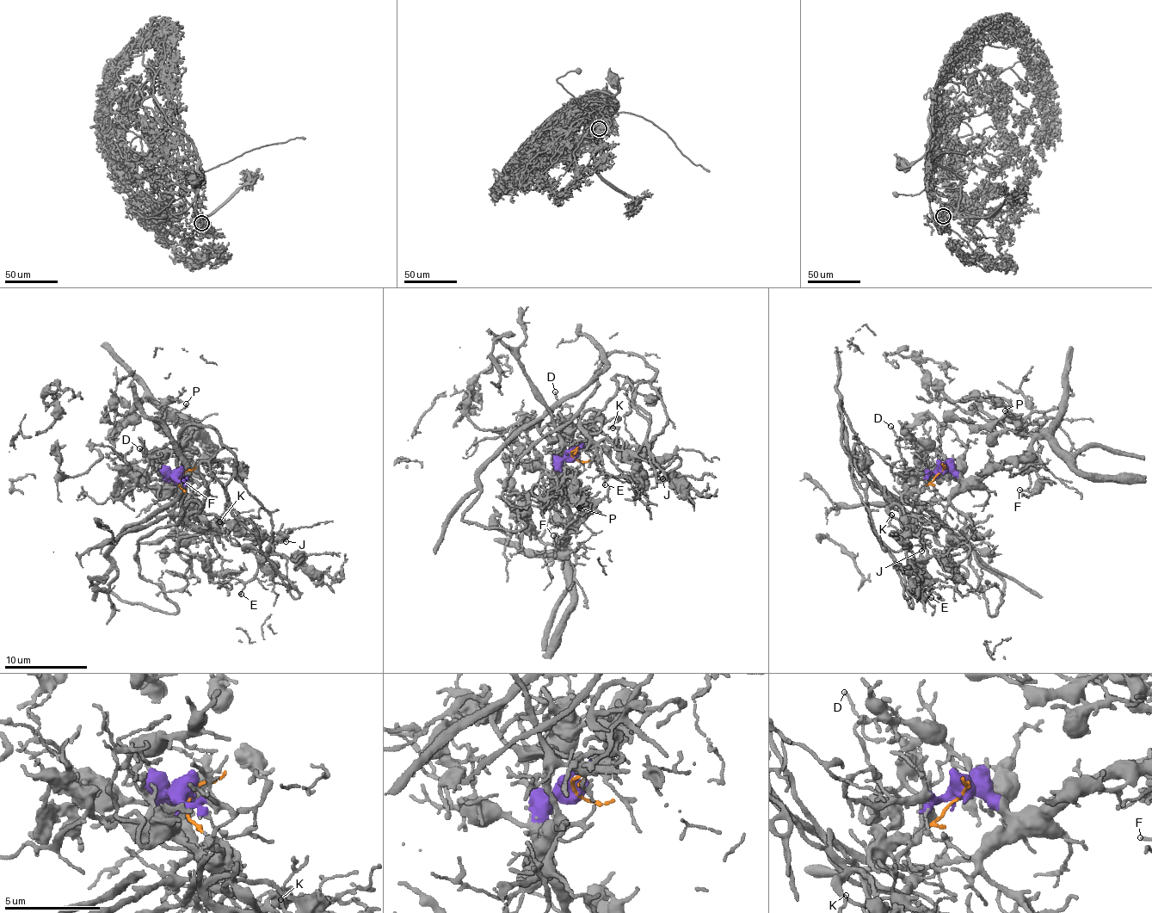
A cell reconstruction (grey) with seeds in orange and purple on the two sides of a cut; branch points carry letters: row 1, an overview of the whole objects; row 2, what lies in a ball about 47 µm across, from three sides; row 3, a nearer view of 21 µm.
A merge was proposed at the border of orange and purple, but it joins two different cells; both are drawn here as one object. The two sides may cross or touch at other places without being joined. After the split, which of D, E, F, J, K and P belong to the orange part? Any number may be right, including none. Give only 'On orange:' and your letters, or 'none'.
On orange: D, E, J, K

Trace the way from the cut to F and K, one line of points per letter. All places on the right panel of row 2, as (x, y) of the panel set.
F: (942, 470), (969, 479), (985, 478), (1007, 464), (1025, 461), (1038, 475), (1037, 488), (1031, 491), (1019, 489)
K: (942, 470), (927, 485), (902, 497), (905, 521), (899, 530), (889, 521), (892, 514)

